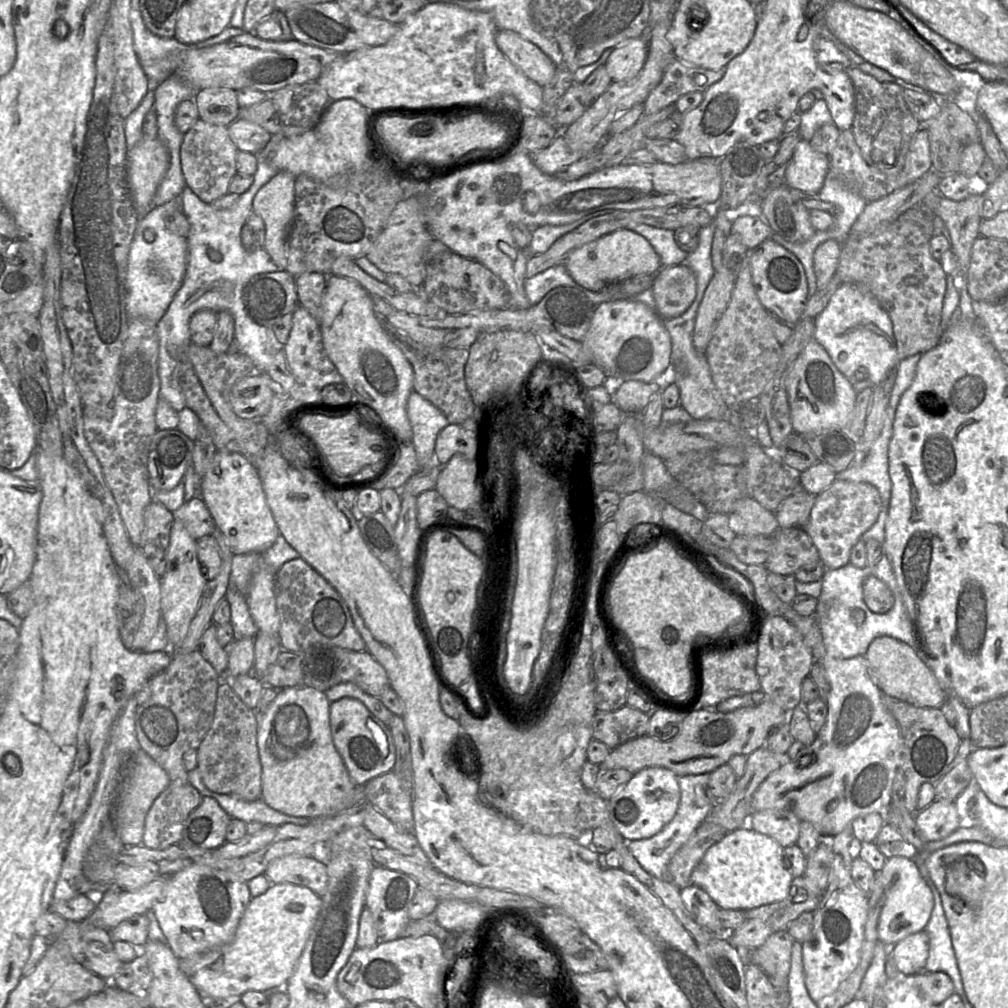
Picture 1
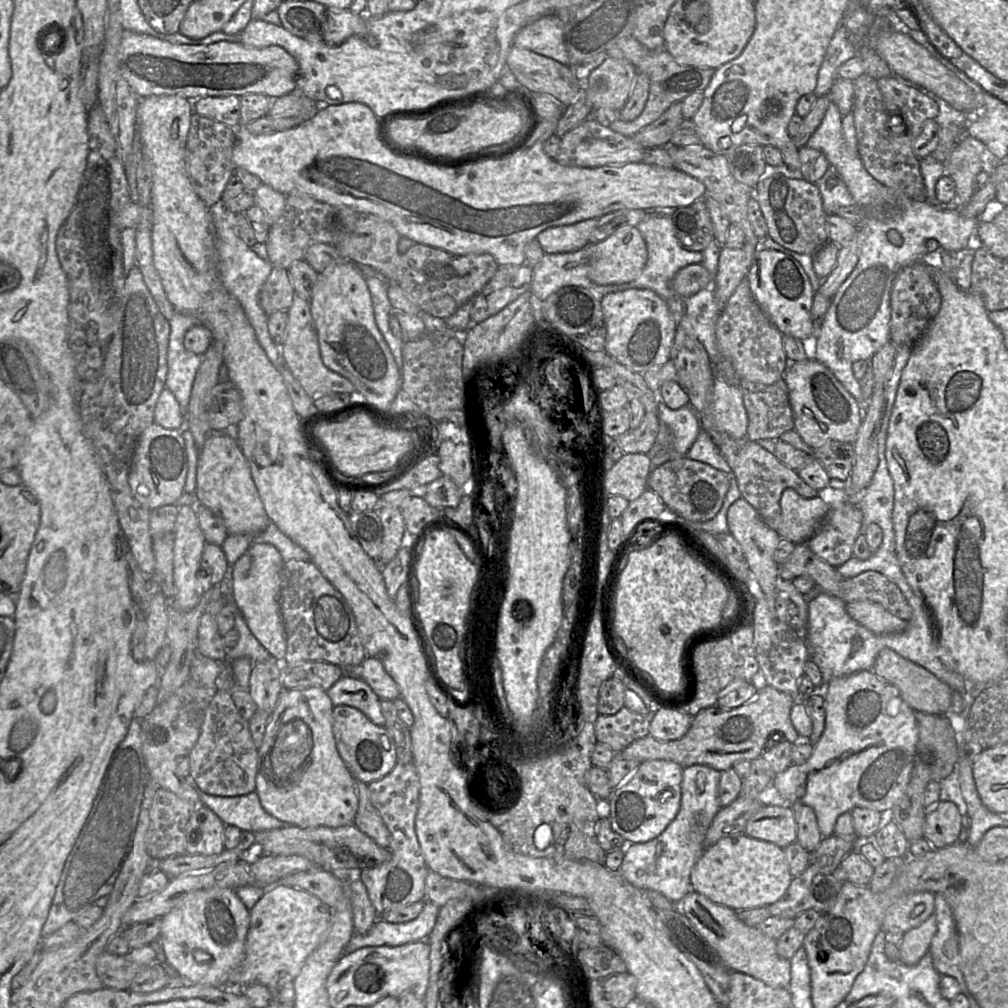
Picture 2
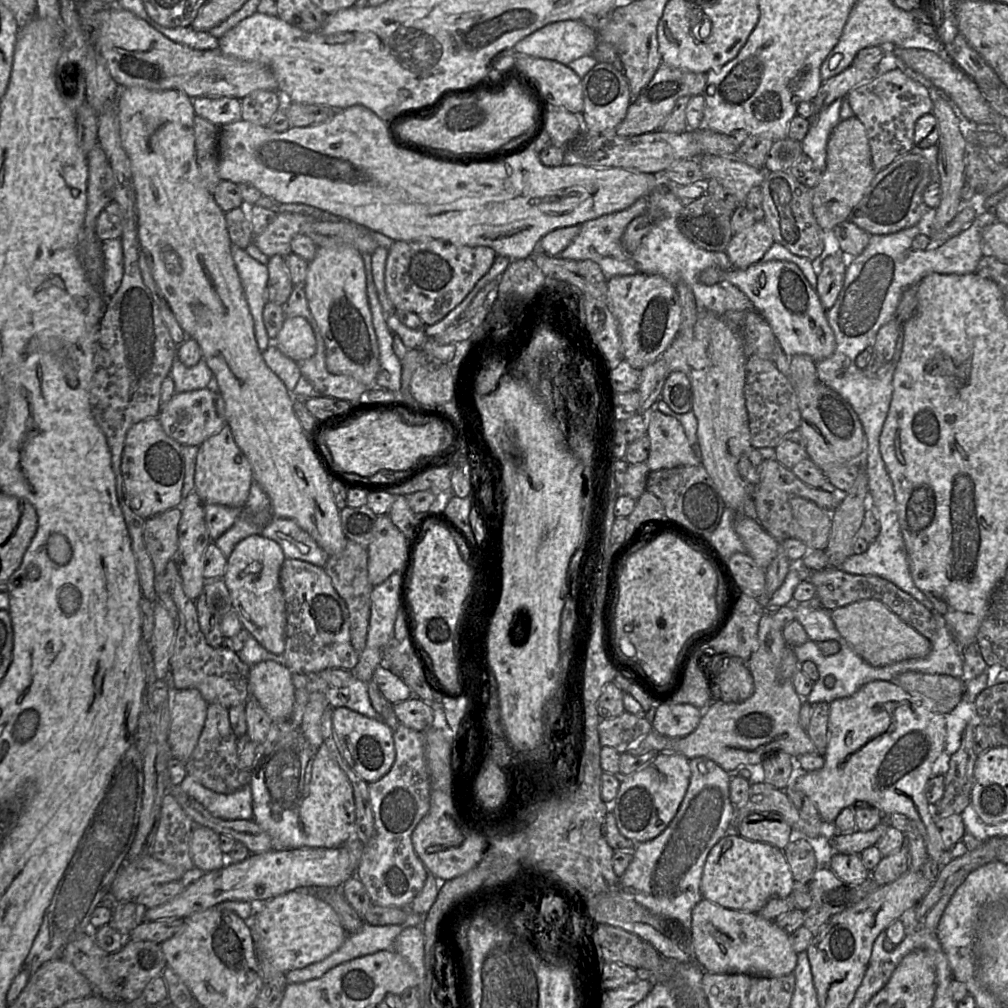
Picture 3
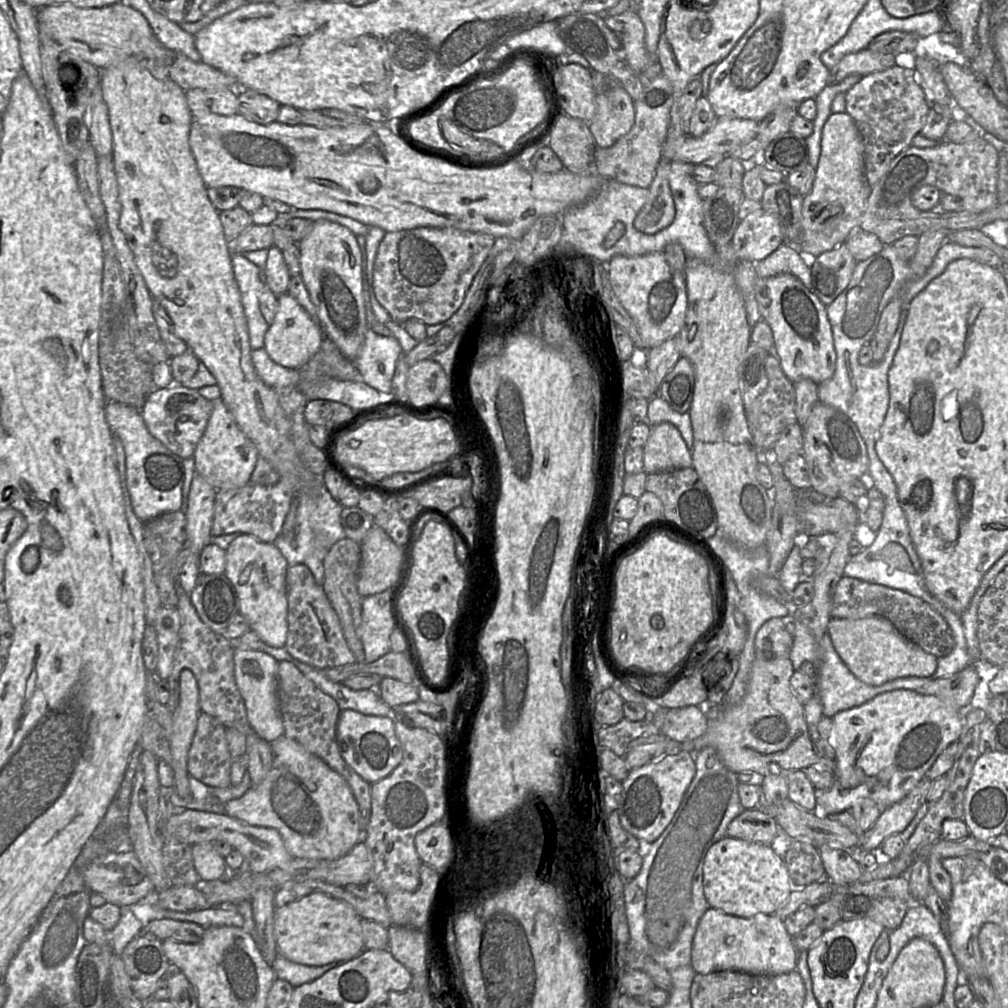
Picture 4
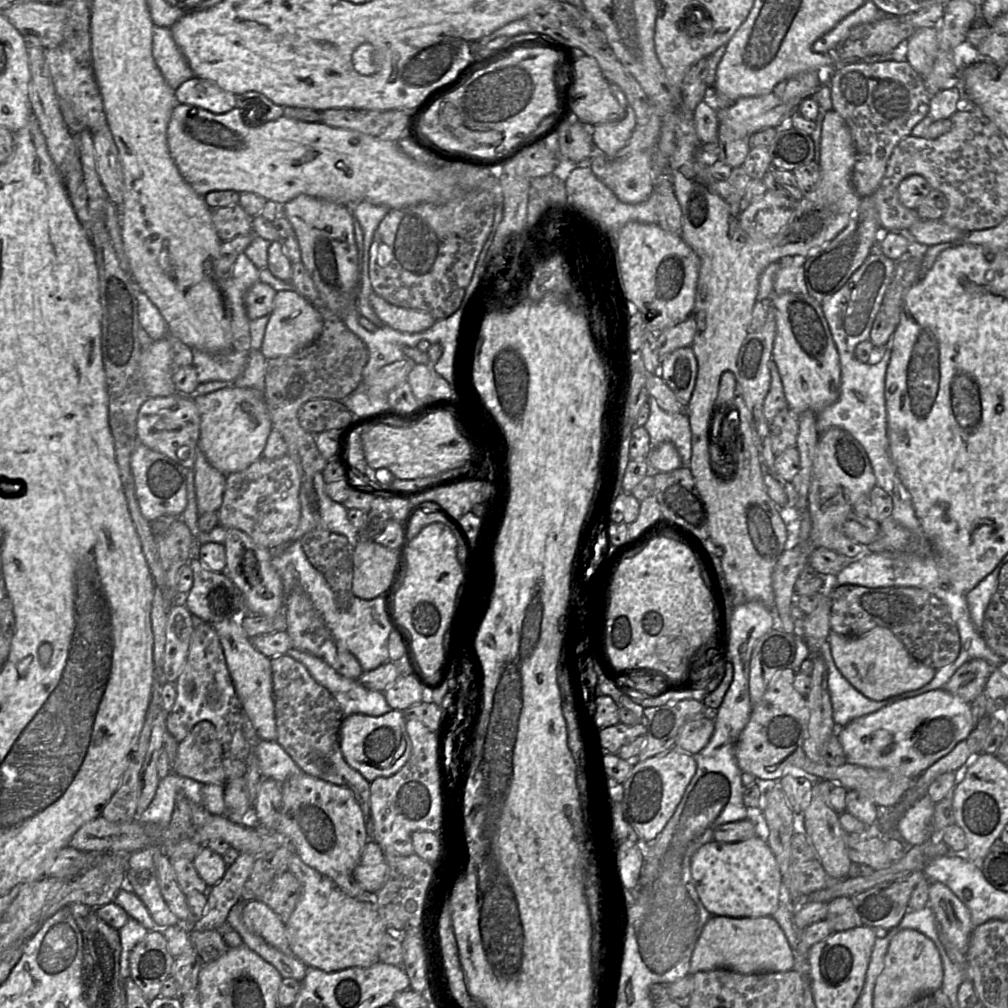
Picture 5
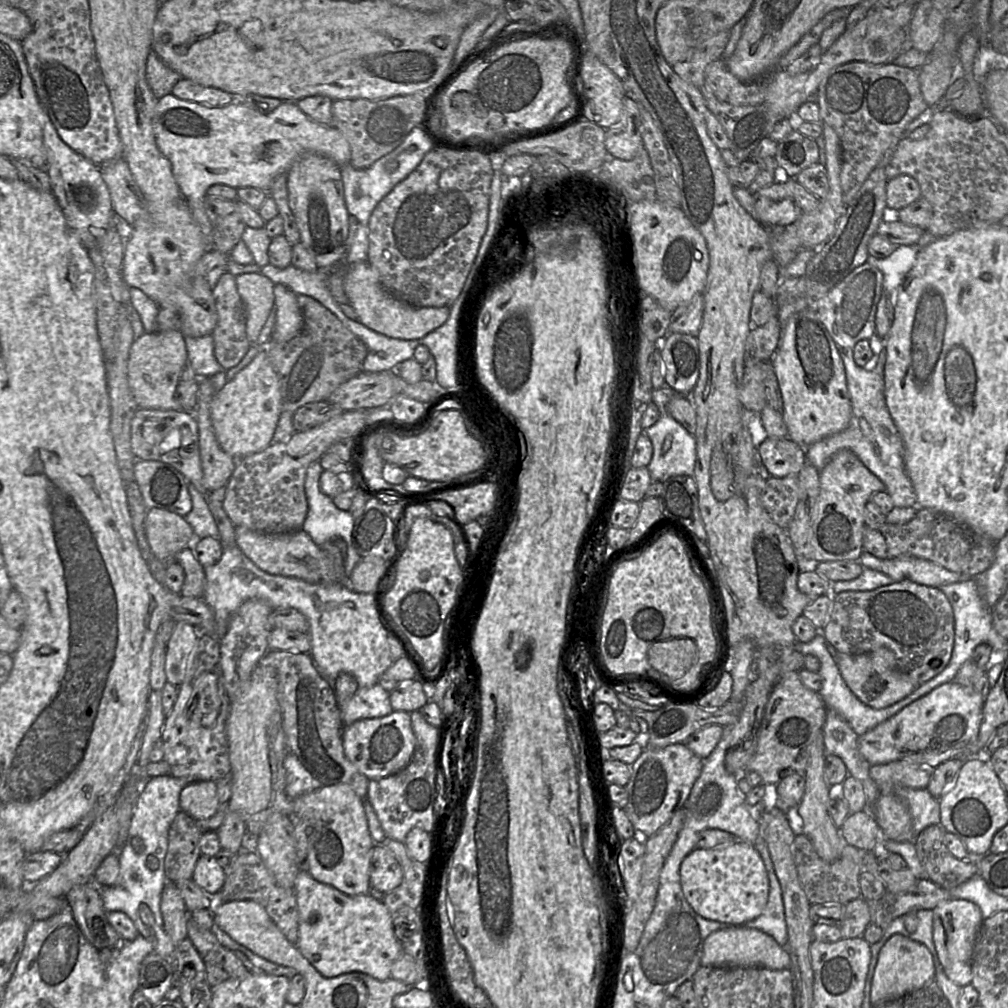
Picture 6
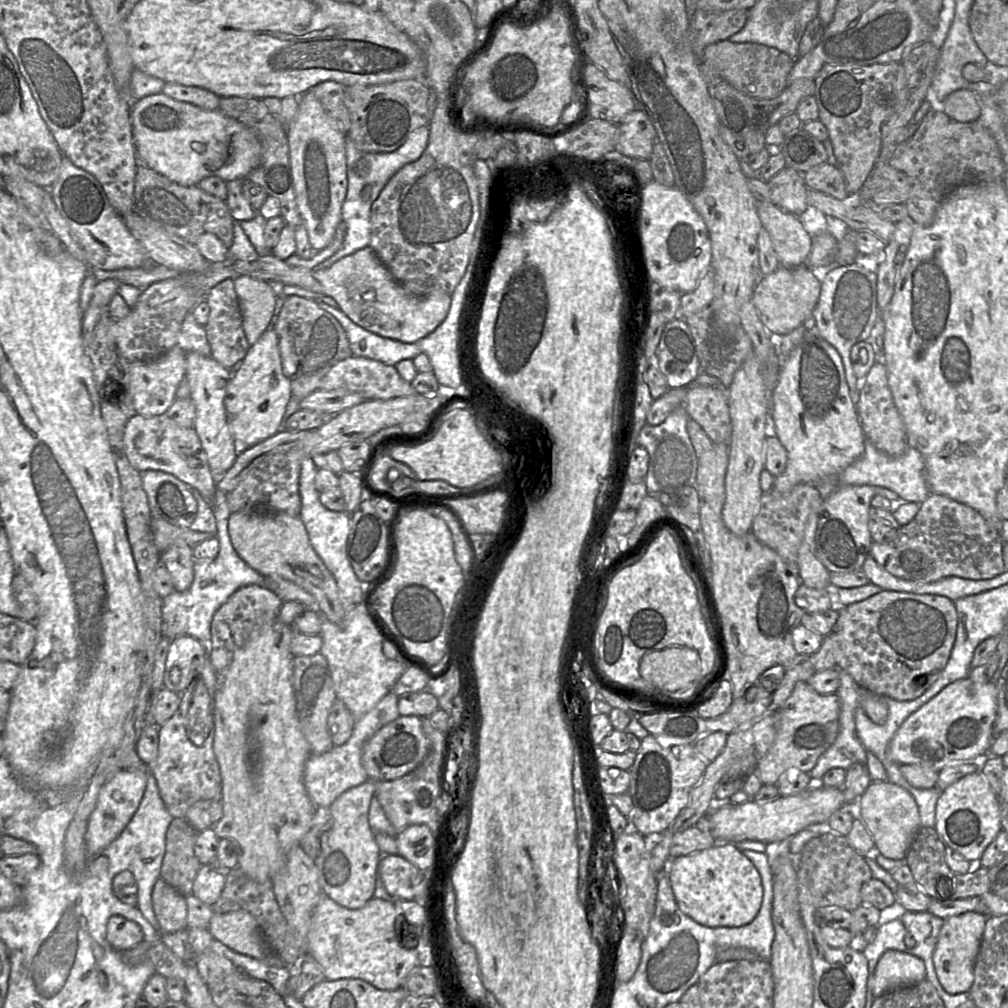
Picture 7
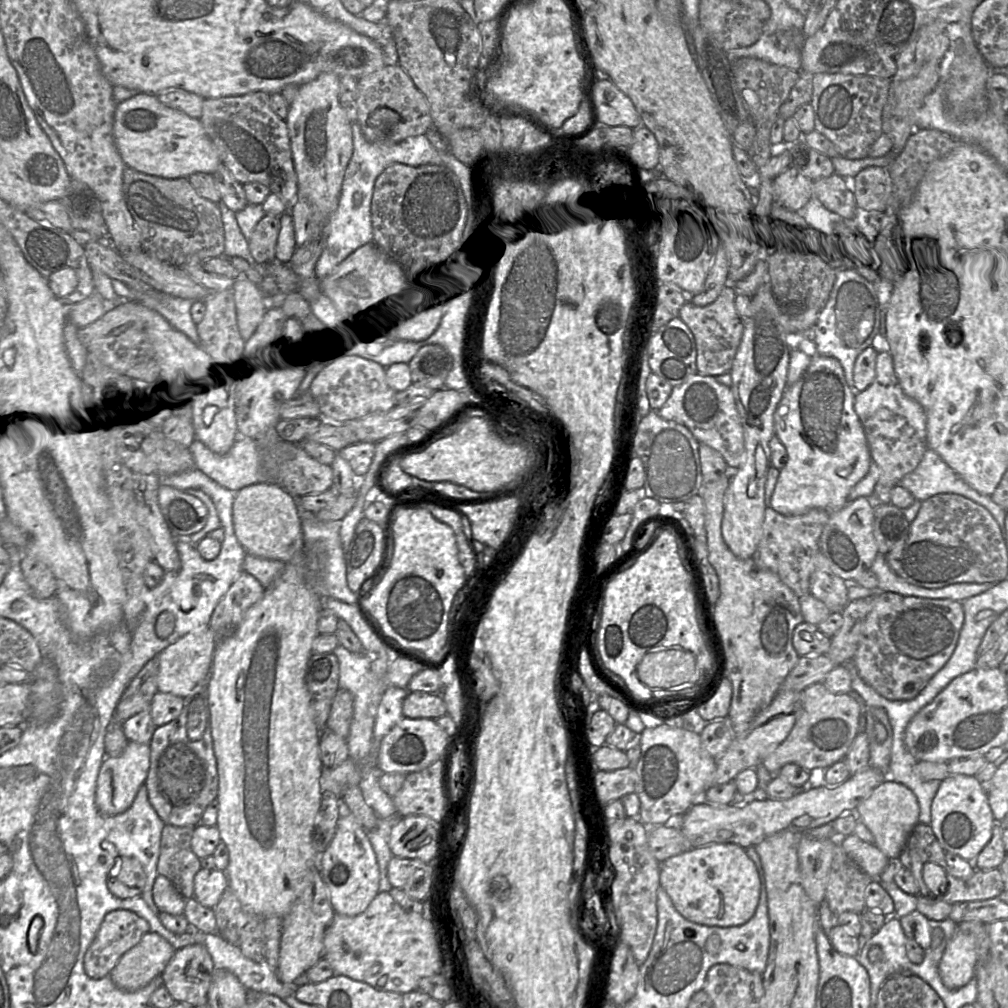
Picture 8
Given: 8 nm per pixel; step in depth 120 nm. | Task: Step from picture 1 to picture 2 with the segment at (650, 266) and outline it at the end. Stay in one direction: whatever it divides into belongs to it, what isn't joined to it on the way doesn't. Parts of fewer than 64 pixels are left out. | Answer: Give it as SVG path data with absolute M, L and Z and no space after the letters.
M623 226L606 239L586 246L588 276L600 285L621 284L635 280L643 271L648 258L645 240L636 226Z

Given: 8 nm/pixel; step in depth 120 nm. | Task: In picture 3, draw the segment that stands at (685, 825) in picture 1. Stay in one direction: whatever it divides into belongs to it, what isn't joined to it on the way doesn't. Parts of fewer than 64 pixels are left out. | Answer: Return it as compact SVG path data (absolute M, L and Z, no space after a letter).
M707 757L689 759L691 776L685 796L679 809L664 829L654 839L637 843L633 850L633 860L620 878L621 889L631 895L640 905L652 913L678 920L691 929L692 910L703 899L700 881L706 858L711 848L727 833L732 831L736 806L729 796L729 785L733 773L724 771L717 763Z

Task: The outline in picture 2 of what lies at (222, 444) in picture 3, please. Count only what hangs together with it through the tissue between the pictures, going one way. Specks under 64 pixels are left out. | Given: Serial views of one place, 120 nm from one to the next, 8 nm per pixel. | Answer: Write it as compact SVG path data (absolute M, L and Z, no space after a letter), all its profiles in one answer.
M213 433L200 449L195 497L198 504L221 518L229 534L259 534L270 523L252 479L249 463L233 433Z

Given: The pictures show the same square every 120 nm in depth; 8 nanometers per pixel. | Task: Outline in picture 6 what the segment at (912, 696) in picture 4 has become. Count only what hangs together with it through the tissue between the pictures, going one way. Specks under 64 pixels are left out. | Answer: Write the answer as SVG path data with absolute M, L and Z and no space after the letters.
M954 681L944 683L859 736L860 752L871 765L888 764L893 761L910 761L934 769L947 760L962 756L965 748L975 741L982 721L984 702L985 699L972 687L962 686Z

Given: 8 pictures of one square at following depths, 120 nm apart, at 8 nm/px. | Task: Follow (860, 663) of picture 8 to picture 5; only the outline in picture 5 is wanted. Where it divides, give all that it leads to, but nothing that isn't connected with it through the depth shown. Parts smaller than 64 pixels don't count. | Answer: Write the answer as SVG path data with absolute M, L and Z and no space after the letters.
M853 584L834 587L830 615L832 631L845 636L859 637L877 626L889 629L913 658L935 670L951 664L959 655L960 637L956 623L944 603L928 591L916 587L868 588Z

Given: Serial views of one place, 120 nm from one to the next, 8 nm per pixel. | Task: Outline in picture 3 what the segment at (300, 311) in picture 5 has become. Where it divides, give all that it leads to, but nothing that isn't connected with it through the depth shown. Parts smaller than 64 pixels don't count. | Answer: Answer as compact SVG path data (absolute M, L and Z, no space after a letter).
M300 316L285 318L274 345L296 362L310 358L316 351L313 330L307 320Z

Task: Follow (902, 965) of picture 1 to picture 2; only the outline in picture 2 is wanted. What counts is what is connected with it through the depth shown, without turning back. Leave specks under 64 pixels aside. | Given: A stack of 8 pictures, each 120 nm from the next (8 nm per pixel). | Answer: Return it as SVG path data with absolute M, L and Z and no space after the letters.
M933 913L922 924L905 932L899 944L899 961L908 966L917 964L928 953L936 931L937 922Z

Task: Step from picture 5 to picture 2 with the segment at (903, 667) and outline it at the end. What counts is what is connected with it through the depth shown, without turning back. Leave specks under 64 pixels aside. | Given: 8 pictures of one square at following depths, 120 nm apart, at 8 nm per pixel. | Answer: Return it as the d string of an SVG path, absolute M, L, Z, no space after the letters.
M850 602L846 604L846 611L854 620L878 635L900 633L908 626L907 621L894 616L875 602Z

